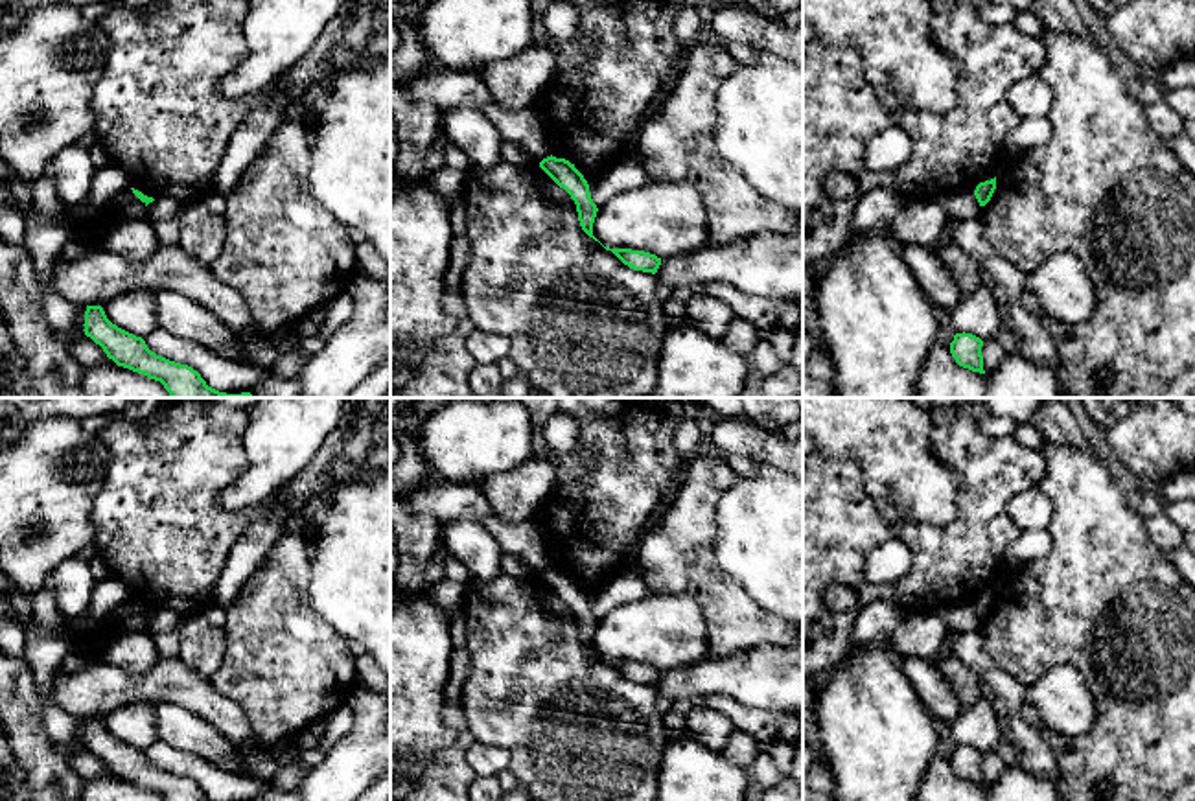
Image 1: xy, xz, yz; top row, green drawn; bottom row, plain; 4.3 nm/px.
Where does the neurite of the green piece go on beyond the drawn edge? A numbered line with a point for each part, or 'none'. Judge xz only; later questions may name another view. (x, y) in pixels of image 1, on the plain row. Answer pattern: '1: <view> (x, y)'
none

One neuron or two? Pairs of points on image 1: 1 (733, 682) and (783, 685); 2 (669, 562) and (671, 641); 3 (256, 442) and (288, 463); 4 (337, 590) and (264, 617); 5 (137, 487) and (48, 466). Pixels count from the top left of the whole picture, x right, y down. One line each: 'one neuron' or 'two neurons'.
1: one neuron
2: two neurons
3: one neuron
4: two neurons
5: two neurons

